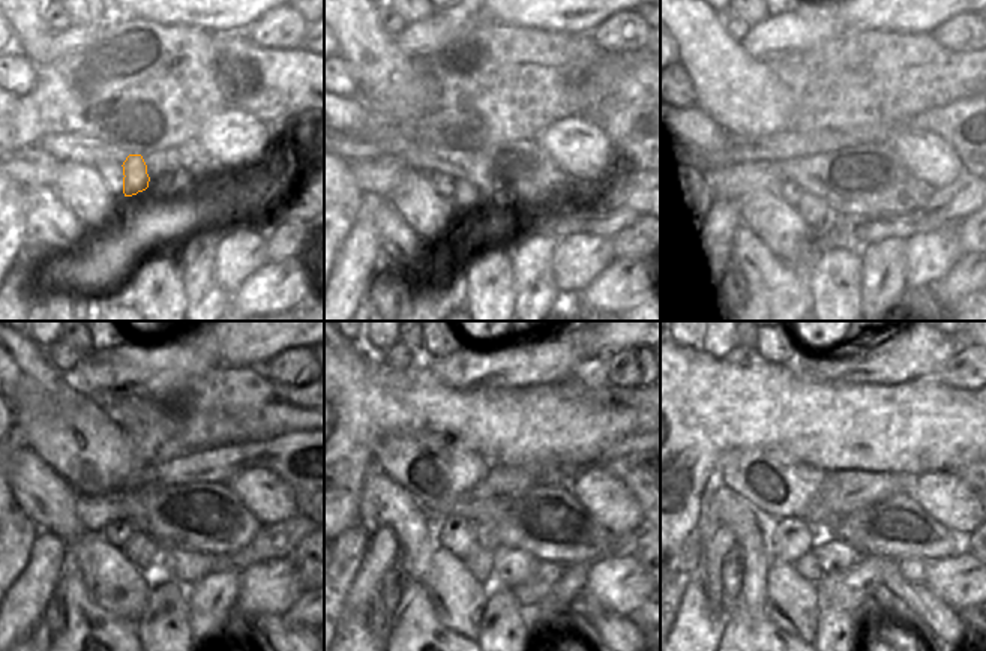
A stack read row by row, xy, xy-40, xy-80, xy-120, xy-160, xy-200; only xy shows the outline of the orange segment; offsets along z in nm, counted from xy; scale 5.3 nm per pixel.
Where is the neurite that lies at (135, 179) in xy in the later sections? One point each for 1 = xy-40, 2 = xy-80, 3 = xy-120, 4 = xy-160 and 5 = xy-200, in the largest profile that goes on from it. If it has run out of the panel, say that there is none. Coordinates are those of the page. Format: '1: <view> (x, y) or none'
1: xy-40 (465, 198)
2: xy-80 (814, 210)
3: xy-120 (143, 551)
4: xy-160 (477, 560)
5: xy-200 (808, 566)

